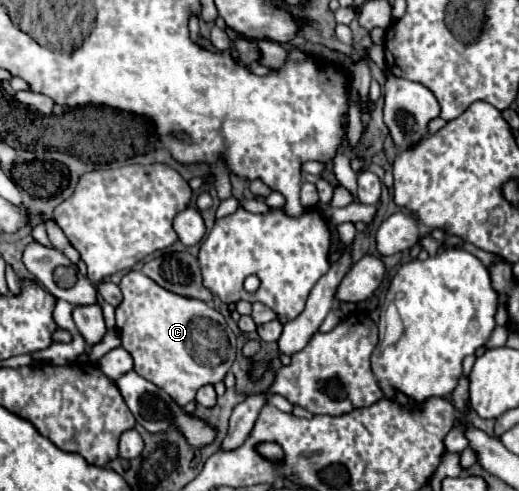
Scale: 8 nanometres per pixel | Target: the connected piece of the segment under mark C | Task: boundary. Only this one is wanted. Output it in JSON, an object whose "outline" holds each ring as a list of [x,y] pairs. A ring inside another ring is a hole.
{"outline":[[[129,271],[121,279],[123,301],[117,307],[117,329],[123,349],[127,349],[135,361],[135,371],[153,381],[157,387],[167,391],[179,405],[187,405],[195,399],[203,385],[215,385],[225,379],[227,371],[235,361],[235,333],[229,329],[223,315],[199,299],[181,297],[165,291],[155,281],[145,277],[141,271]]]}

